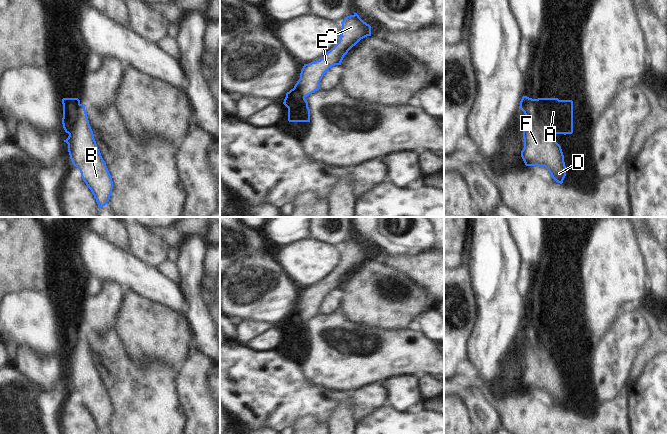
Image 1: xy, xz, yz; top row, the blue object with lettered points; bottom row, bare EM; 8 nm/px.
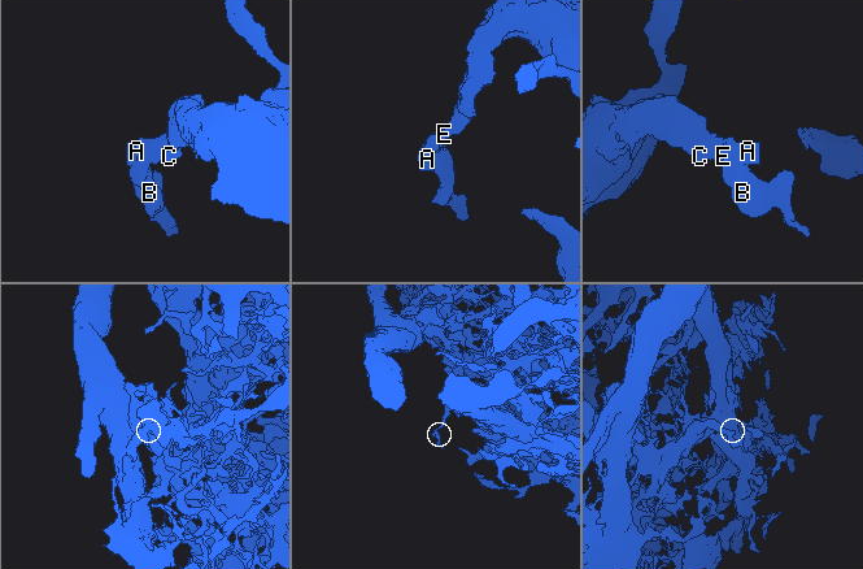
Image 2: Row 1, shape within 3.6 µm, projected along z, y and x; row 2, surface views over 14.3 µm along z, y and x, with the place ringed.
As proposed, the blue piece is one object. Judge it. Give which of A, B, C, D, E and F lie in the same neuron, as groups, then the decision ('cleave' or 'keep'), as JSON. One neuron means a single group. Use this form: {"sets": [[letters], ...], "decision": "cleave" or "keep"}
{"sets": [["A"], ["B", "C", "D", "E", "F"]], "decision": "cleave"}

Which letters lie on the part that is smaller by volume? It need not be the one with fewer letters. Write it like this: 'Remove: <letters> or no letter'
Remove: A

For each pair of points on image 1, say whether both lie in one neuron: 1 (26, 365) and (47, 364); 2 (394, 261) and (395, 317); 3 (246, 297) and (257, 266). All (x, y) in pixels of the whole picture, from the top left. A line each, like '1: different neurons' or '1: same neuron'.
1: same neuron
2: different neurons
3: same neuron

